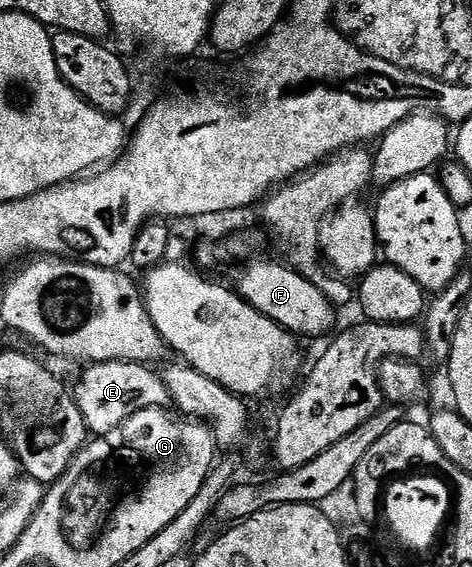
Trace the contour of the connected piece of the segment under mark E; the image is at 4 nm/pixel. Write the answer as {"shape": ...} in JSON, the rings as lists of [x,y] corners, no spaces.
{"shape":[[[114,360],[104,364],[88,363],[84,368],[87,369],[80,374],[79,381],[73,384],[73,395],[92,437],[102,438],[118,432],[130,416],[141,410],[167,408],[171,404],[171,395],[160,373],[146,364]]]}

